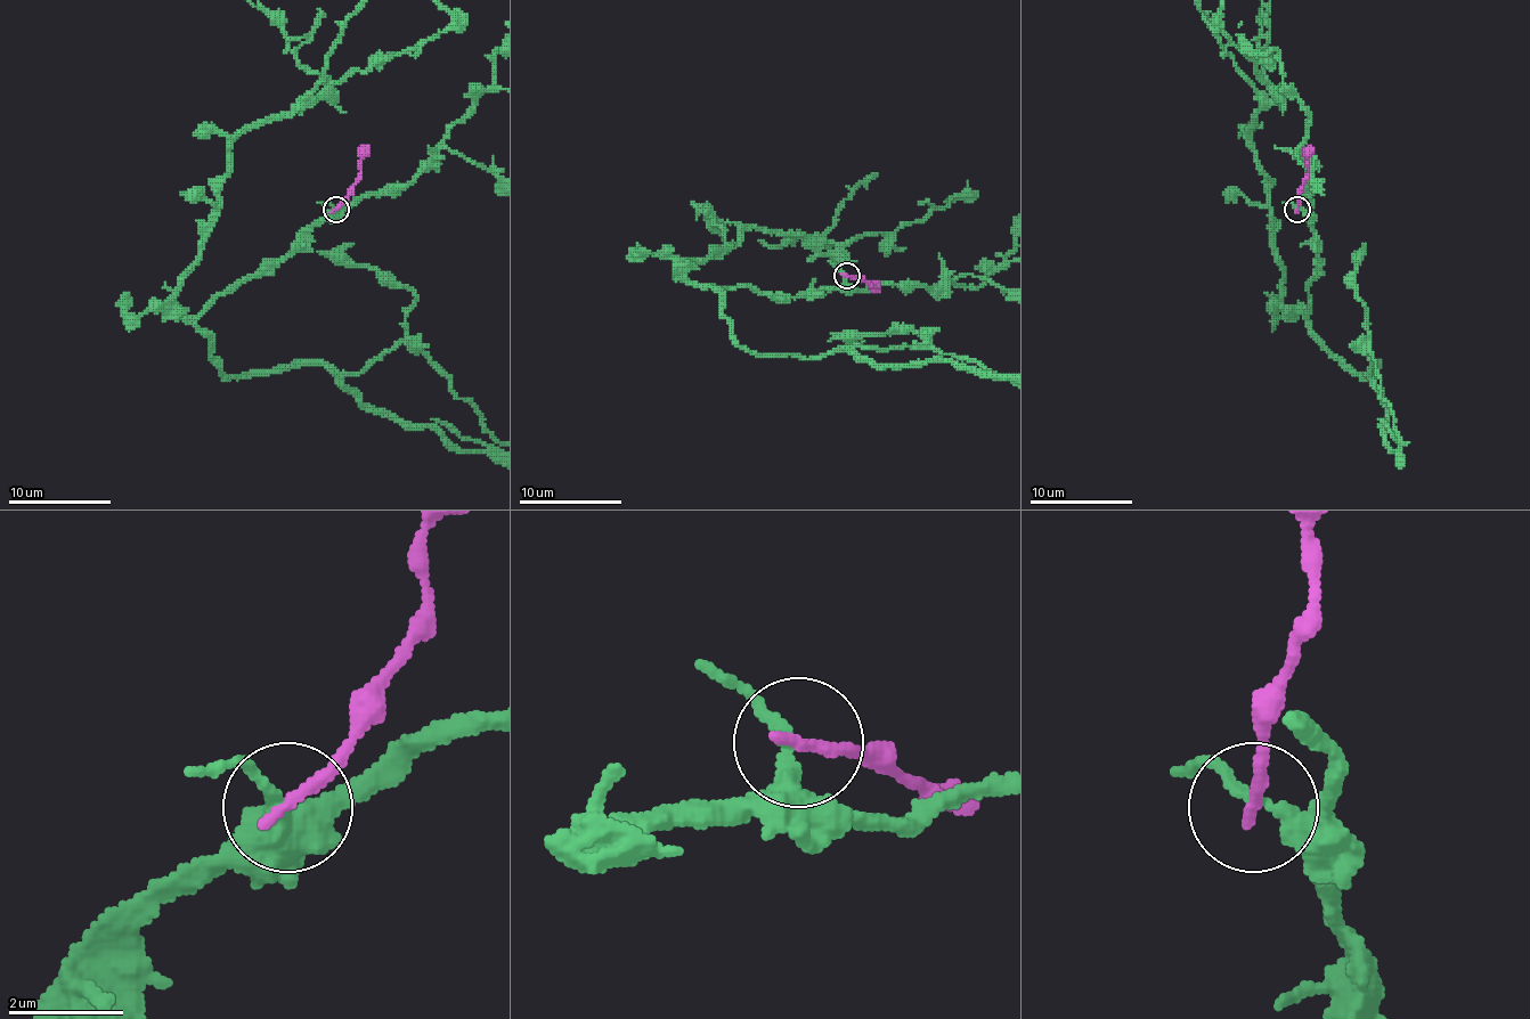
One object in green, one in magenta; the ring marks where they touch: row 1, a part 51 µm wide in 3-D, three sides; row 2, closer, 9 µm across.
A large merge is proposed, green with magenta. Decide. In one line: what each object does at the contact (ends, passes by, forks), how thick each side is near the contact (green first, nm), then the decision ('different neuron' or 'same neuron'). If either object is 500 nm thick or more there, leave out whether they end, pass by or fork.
green passes by; magenta ends there; 240 nm thick on the green side, 240 nm on the other; different neuron

